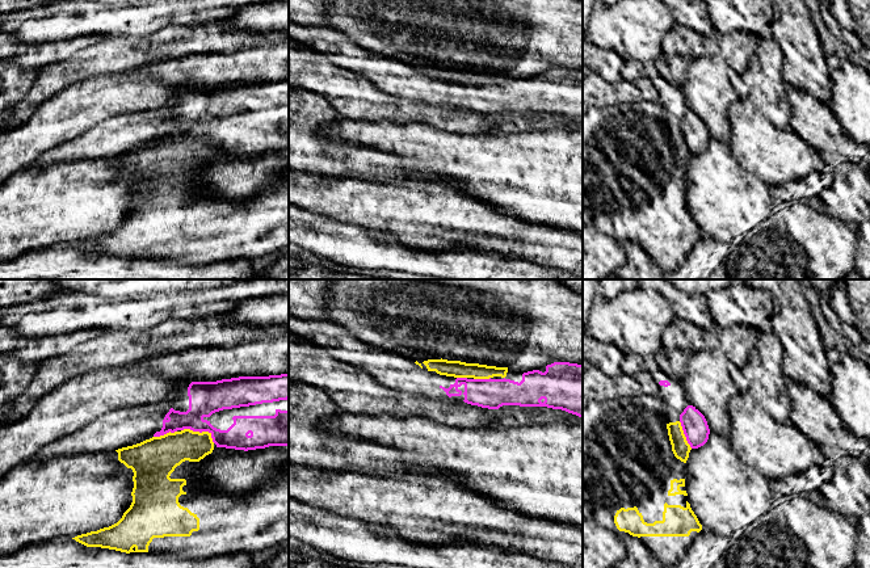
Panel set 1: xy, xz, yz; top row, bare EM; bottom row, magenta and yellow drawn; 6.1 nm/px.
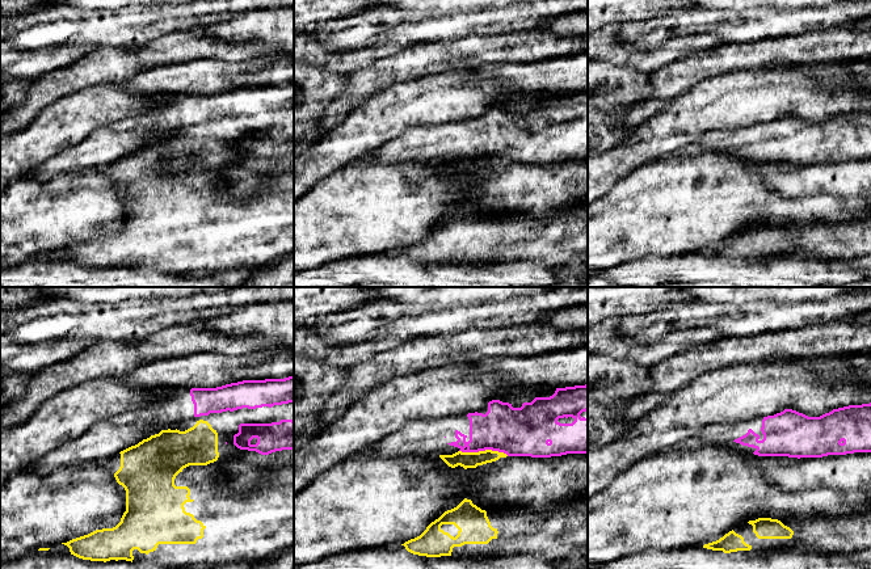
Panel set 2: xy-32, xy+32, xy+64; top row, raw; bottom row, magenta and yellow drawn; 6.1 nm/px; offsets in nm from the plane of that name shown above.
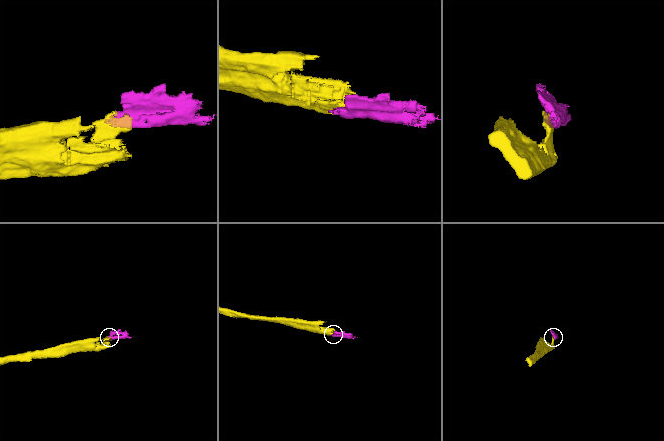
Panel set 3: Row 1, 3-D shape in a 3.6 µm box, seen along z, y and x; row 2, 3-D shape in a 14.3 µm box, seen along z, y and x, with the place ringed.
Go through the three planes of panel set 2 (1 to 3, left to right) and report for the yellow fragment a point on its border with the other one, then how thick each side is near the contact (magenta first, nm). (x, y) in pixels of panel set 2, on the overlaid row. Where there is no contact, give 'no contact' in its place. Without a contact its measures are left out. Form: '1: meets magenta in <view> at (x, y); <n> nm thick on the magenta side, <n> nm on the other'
1: no contact
2: meets magenta in xy+32 at (484, 450); 300 nm thick on the magenta side, 100 nm on the other
3: no contact

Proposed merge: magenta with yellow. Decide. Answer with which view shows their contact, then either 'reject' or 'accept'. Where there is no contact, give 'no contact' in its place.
xy | reject

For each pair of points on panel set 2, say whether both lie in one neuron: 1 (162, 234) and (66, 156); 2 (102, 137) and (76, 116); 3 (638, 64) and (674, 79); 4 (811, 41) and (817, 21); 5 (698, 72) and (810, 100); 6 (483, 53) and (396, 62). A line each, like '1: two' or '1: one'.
1: two
2: two
3: two
4: two
5: two
6: one

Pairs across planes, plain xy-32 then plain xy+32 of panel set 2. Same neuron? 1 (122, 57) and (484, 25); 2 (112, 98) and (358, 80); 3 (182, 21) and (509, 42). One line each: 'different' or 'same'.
1: different
2: different
3: different

